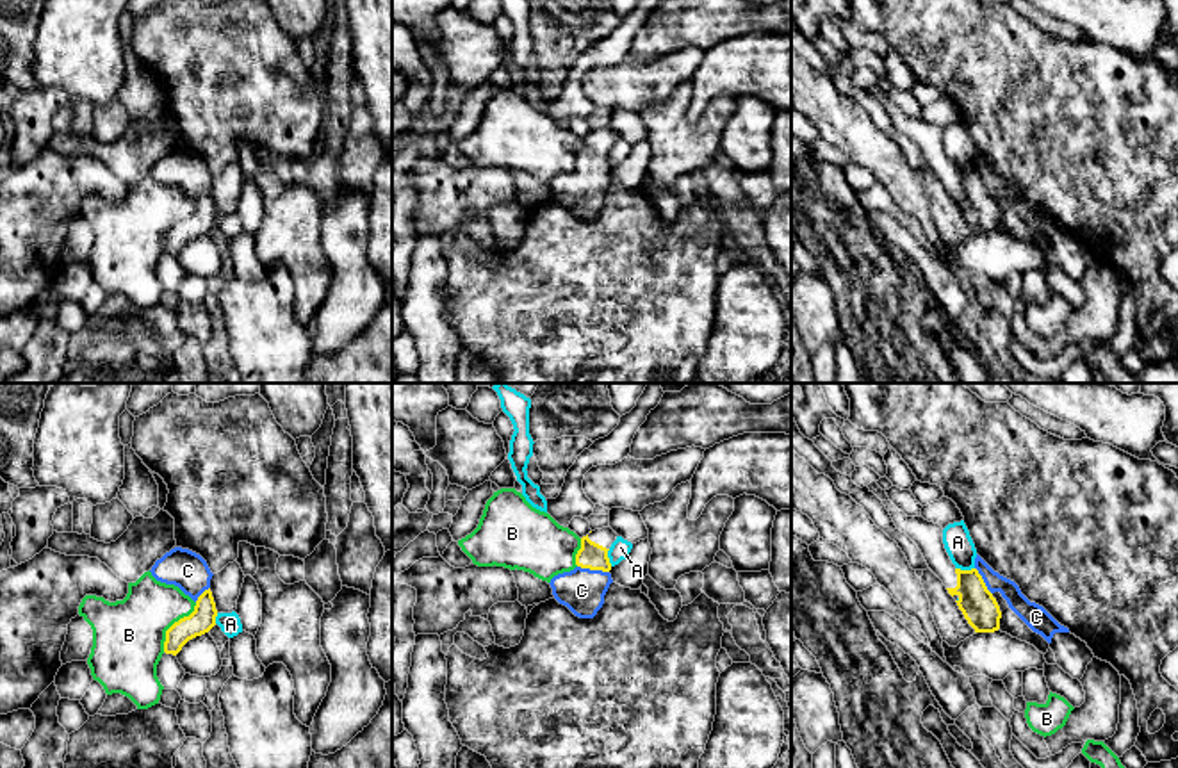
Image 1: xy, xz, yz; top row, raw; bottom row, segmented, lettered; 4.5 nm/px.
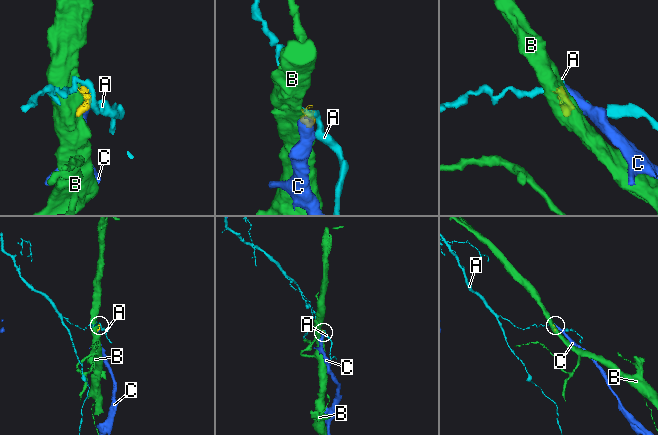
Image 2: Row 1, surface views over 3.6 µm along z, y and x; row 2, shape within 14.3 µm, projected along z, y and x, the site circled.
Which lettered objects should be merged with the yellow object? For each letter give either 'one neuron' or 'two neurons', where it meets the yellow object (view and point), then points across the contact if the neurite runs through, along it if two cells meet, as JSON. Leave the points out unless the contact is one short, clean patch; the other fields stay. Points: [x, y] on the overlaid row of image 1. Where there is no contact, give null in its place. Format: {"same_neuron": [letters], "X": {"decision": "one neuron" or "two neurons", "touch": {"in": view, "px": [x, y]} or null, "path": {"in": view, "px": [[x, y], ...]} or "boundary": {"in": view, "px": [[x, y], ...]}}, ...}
{"same_neuron": ["C"], "A": {"decision": "two neurons", "touch": {"in": "yz", "px": [965, 571]}, "boundary": {"in": "yz", "px": [[956, 567], [973, 569]]}}, "B": {"decision": "two neurons", "touch": {"in": "xy", "px": [173, 624]}}, "C": {"decision": "one neuron", "touch": {"in": "xz", "px": [594, 569]}, "path": {"in": "xz", "px": [[594, 556], [594, 569], [592, 578], [581, 590]]}}}

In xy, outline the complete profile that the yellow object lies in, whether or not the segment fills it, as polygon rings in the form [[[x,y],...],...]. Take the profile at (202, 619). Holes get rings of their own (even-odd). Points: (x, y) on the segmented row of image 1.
[[[182,547],[166,552],[150,572],[157,581],[178,586],[196,602],[189,617],[166,631],[164,652],[176,656],[189,640],[216,625],[217,609],[210,592],[214,574],[200,554]]]

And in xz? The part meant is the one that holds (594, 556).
[[[611,527],[595,529],[581,538],[576,568],[551,579],[554,599],[579,618],[593,618],[604,604],[604,595],[613,583],[608,551],[617,540]]]

